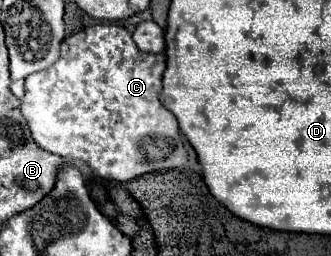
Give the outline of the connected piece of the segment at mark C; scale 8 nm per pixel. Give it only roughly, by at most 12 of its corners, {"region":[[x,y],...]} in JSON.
{"region":[[119,24],[25,80],[43,150],[129,182],[181,168],[165,54]]}

